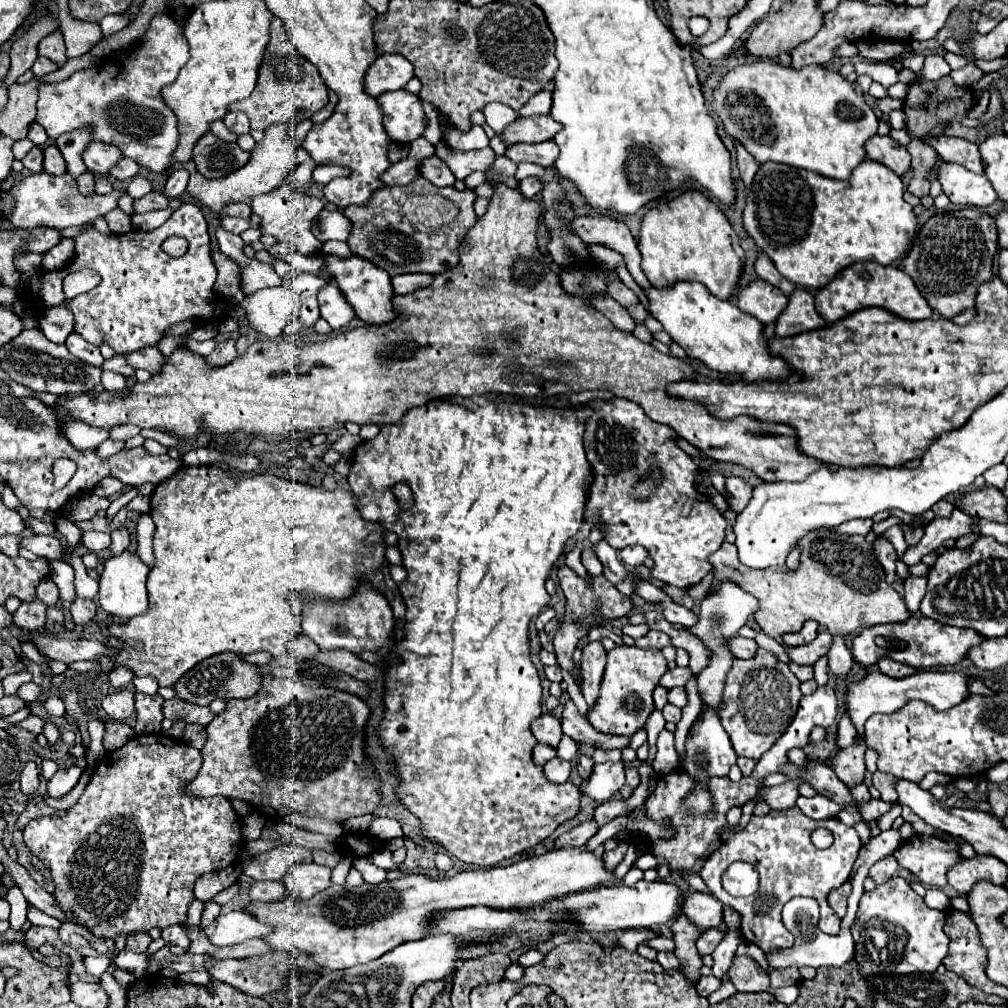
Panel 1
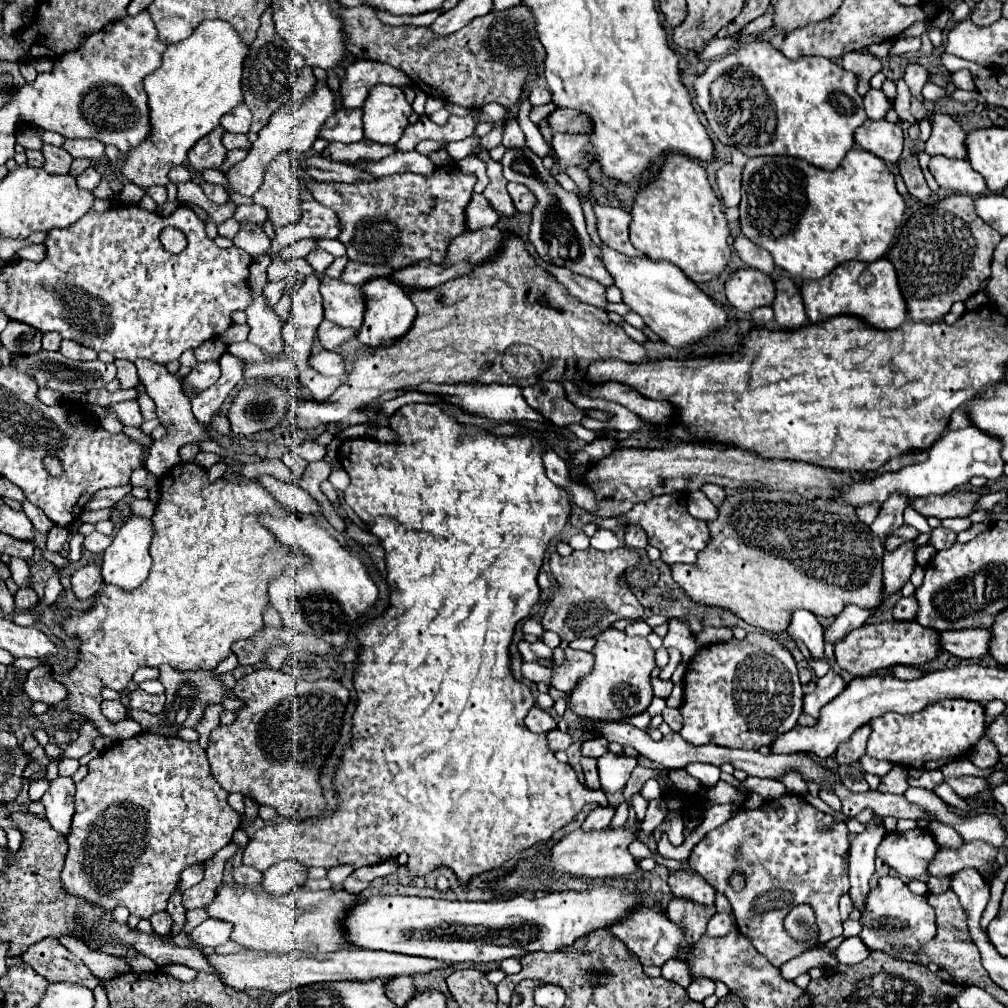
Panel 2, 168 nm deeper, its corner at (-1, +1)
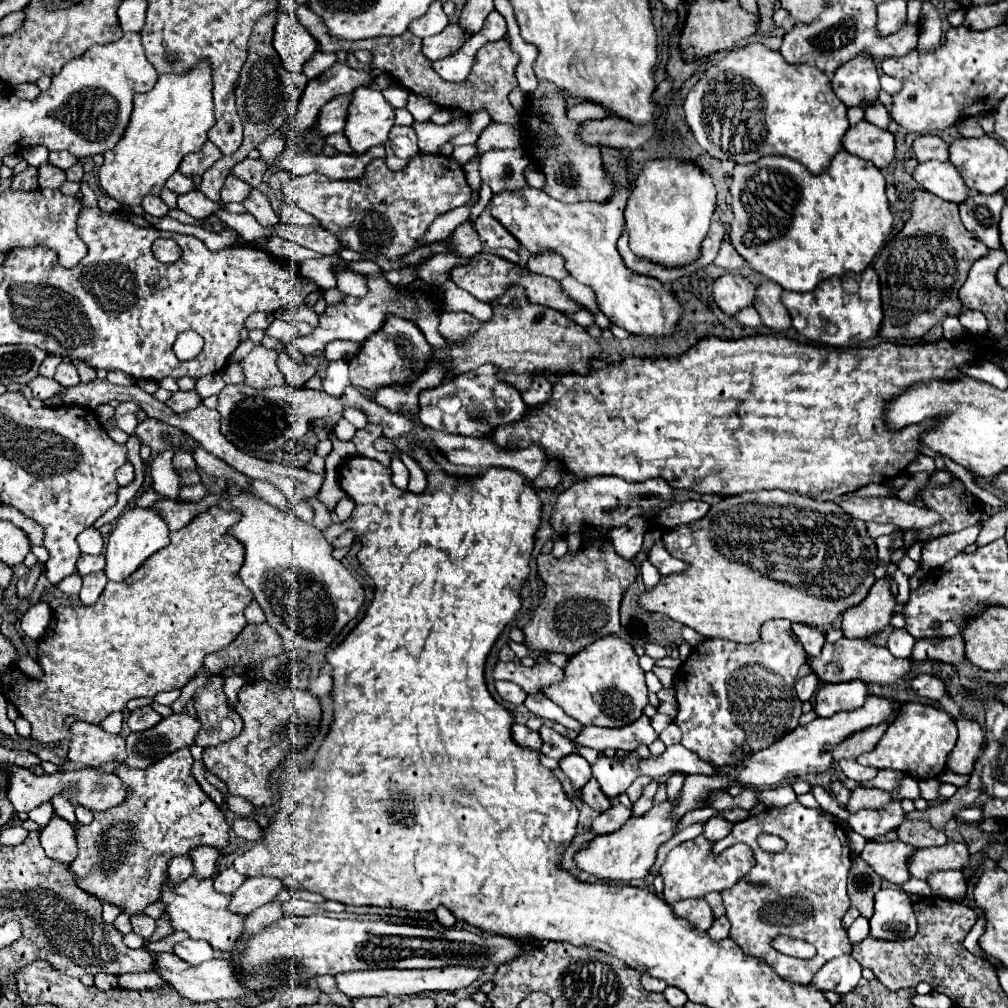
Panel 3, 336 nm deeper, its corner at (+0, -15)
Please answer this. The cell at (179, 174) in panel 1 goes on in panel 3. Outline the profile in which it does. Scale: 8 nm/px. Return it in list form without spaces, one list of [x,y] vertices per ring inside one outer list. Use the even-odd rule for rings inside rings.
[[[175,172],[173,176],[169,176],[169,180],[167,180],[165,186],[167,186],[171,192],[175,192],[175,194],[187,194],[187,192],[195,190],[195,182],[193,182],[191,178],[183,176],[181,172]]]

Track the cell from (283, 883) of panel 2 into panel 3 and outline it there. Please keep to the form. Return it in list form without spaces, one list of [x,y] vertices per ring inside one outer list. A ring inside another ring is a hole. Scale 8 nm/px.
[[[247,878],[237,892],[233,892],[229,902],[229,912],[239,912],[241,916],[251,914],[259,906],[273,902],[275,896],[283,890],[281,880],[277,878]]]

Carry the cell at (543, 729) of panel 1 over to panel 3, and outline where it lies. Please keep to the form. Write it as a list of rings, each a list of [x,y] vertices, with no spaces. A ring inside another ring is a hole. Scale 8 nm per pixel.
[[[513,724],[511,726],[511,736],[513,742],[523,746],[523,748],[531,748],[531,750],[539,750],[541,748],[541,736],[539,732],[531,732],[525,724]]]

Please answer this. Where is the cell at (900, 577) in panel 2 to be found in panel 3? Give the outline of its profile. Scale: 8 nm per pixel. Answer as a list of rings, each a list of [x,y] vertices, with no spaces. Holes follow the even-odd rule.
[[[887,578],[877,580],[869,596],[843,614],[841,628],[847,638],[867,638],[867,634],[887,628],[895,608],[895,594],[889,588]]]

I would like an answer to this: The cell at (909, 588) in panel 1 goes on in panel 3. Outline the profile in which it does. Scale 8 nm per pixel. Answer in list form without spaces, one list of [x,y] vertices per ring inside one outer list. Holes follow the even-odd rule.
[[[905,628],[891,630],[889,640],[887,640],[889,652],[893,656],[899,656],[899,658],[909,658],[911,656],[911,650],[913,650],[913,644],[915,644],[915,638],[909,636],[909,632]]]

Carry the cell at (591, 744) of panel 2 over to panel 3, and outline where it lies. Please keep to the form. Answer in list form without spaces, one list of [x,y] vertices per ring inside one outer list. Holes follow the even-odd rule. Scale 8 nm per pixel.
[[[579,754],[565,756],[565,760],[559,762],[559,768],[563,770],[563,774],[571,780],[573,788],[577,788],[577,790],[581,790],[591,780],[591,766]]]

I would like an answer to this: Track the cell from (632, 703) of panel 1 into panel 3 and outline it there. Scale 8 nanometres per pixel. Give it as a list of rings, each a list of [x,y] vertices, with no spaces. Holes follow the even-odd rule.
[[[607,636],[605,640],[595,640],[589,648],[569,656],[563,668],[565,680],[561,684],[551,684],[543,694],[563,708],[565,714],[579,720],[583,726],[607,726],[621,728],[641,716],[647,704],[645,672],[639,668],[639,656],[633,646],[617,636]]]

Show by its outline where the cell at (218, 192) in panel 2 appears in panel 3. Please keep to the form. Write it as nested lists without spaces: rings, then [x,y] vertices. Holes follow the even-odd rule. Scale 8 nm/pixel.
[[[193,190],[183,196],[177,196],[177,208],[189,216],[201,220],[201,218],[207,218],[211,212],[215,212],[219,206],[215,202],[211,202],[207,196],[203,196],[199,190]]]

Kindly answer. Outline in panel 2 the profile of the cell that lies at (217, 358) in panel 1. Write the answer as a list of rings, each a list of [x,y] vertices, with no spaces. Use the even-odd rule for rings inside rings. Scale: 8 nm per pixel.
[[[208,360],[208,362],[198,362],[190,376],[182,378],[182,388],[184,392],[190,392],[192,388],[194,390],[206,390],[210,388],[216,380],[220,378],[220,364],[218,360]]]

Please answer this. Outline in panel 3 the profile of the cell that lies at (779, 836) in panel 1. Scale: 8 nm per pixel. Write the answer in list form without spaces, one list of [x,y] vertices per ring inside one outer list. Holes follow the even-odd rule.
[[[791,802],[789,806],[783,806],[783,808],[765,808],[763,812],[755,814],[755,816],[749,816],[747,820],[735,824],[727,838],[715,842],[713,852],[719,854],[725,848],[729,848],[733,844],[739,844],[739,842],[751,846],[755,866],[737,884],[723,890],[721,896],[723,896],[723,906],[727,910],[727,918],[731,922],[731,938],[741,946],[741,950],[749,956],[763,958],[779,976],[783,976],[787,980],[793,980],[797,984],[809,984],[811,978],[815,976],[815,972],[825,962],[829,962],[831,958],[841,956],[841,954],[851,954],[851,944],[849,944],[847,930],[841,926],[841,918],[849,910],[849,904],[851,904],[849,894],[847,894],[847,874],[849,874],[849,866],[851,866],[851,850],[849,850],[849,840],[847,840],[845,828],[841,828],[839,824],[827,820],[815,808],[805,808],[799,802]],[[761,832],[781,836],[787,842],[787,848],[783,852],[775,852],[775,854],[761,850],[759,844],[757,844],[757,836]],[[751,882],[765,882],[765,886],[759,888]],[[779,934],[811,942],[817,948],[817,954],[809,960],[779,954],[771,946],[771,940]]]

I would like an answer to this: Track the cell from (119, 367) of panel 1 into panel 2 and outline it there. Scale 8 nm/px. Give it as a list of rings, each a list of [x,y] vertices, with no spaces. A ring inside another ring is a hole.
[[[114,360],[116,368],[118,368],[118,380],[122,382],[122,388],[136,388],[138,374],[136,374],[136,366],[130,360]]]

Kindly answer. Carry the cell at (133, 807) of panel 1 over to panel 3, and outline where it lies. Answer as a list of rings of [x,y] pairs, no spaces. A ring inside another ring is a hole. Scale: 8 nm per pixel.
[[[181,748],[145,770],[133,770],[125,764],[117,766],[115,774],[131,788],[131,794],[121,806],[105,812],[95,812],[95,820],[89,826],[77,824],[79,856],[69,864],[69,870],[75,874],[79,888],[97,896],[99,900],[119,906],[129,916],[143,914],[143,908],[151,902],[157,902],[159,898],[161,884],[167,878],[167,860],[173,856],[187,856],[189,850],[197,846],[213,846],[217,850],[227,846],[229,824],[225,822],[221,808],[201,790],[193,778],[191,766],[193,758],[189,748]]]

